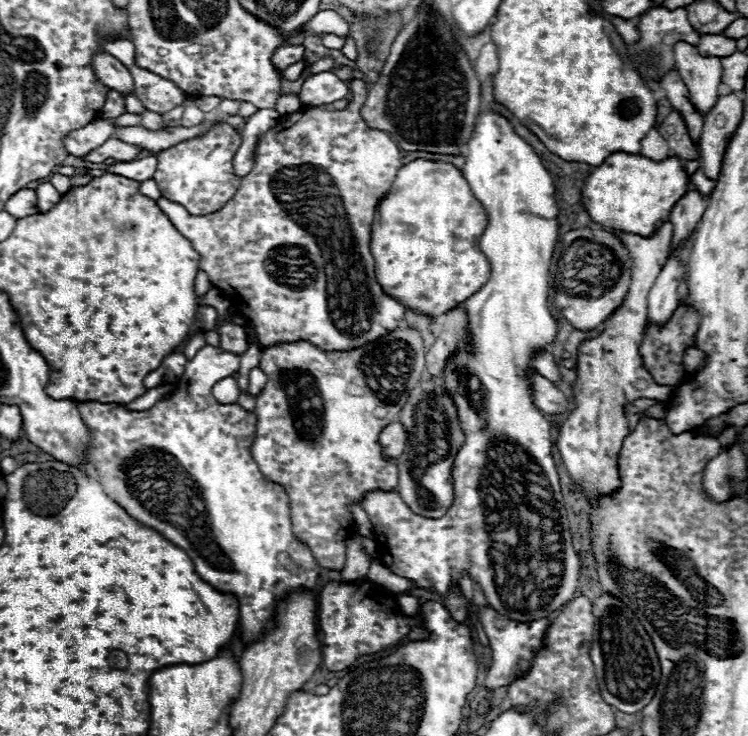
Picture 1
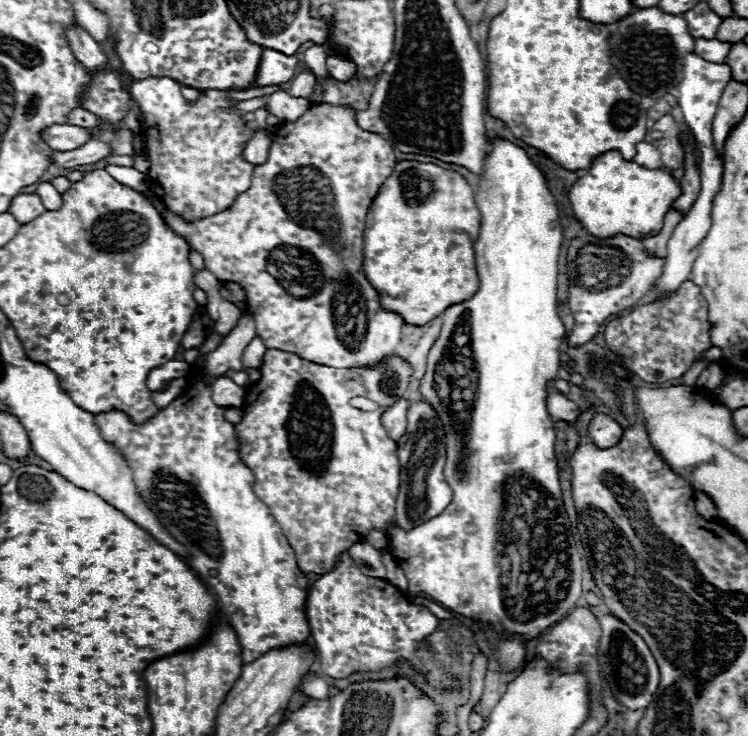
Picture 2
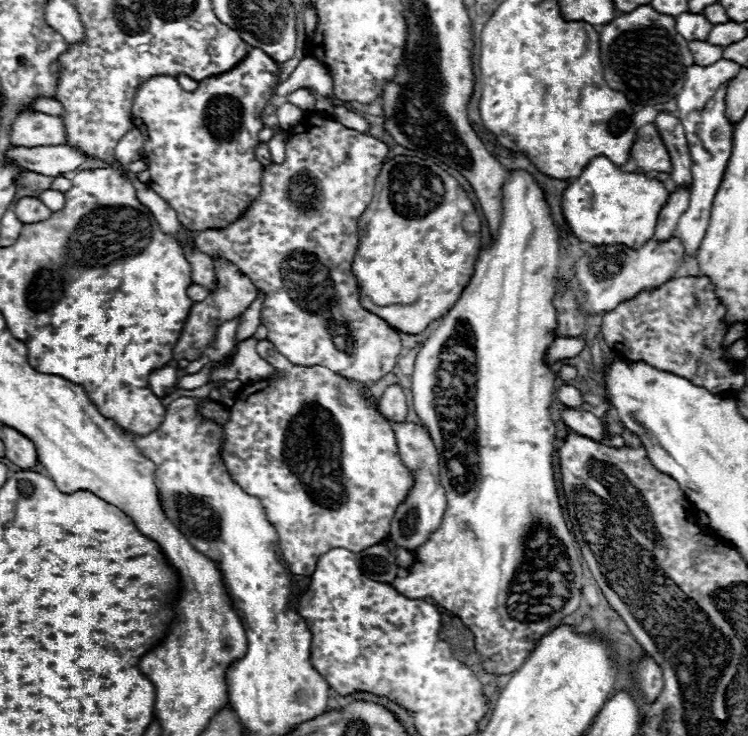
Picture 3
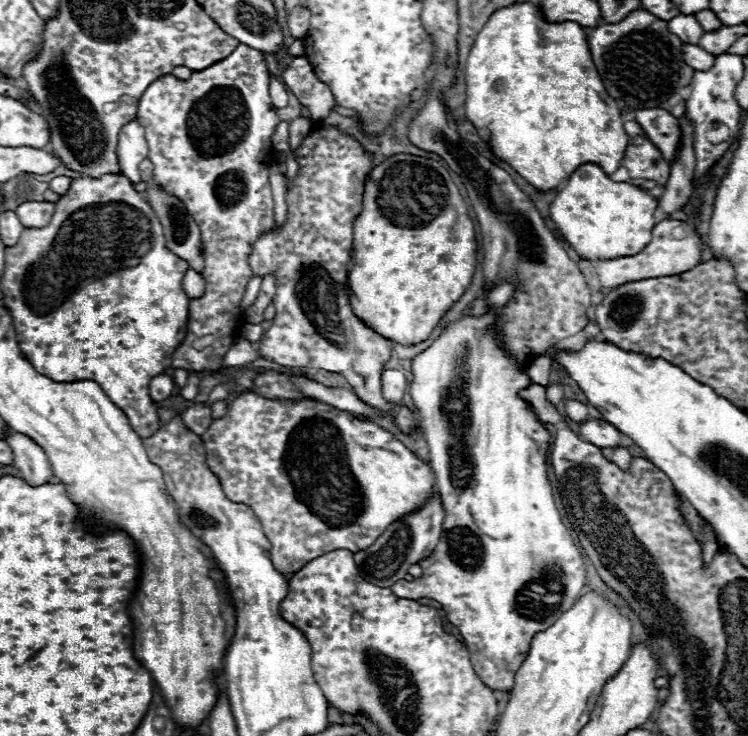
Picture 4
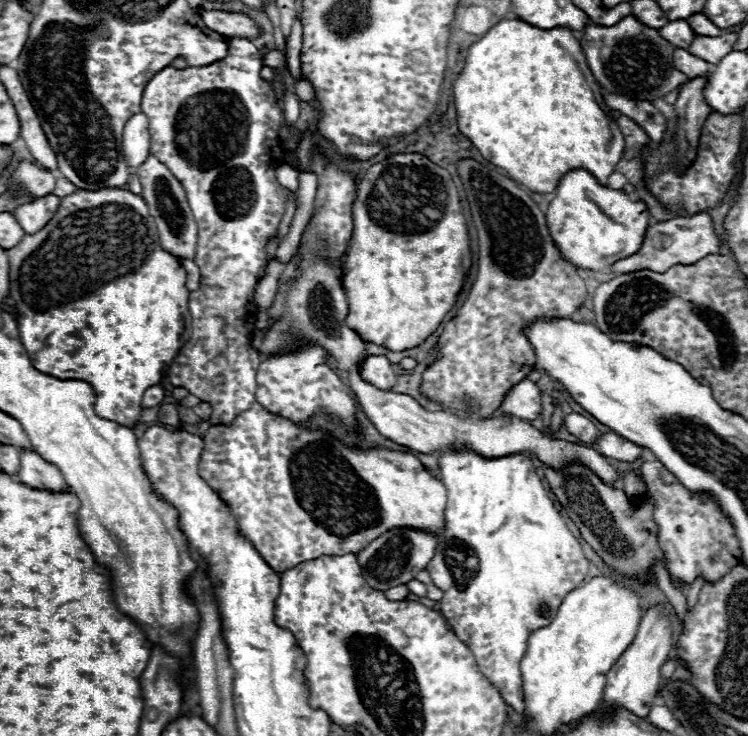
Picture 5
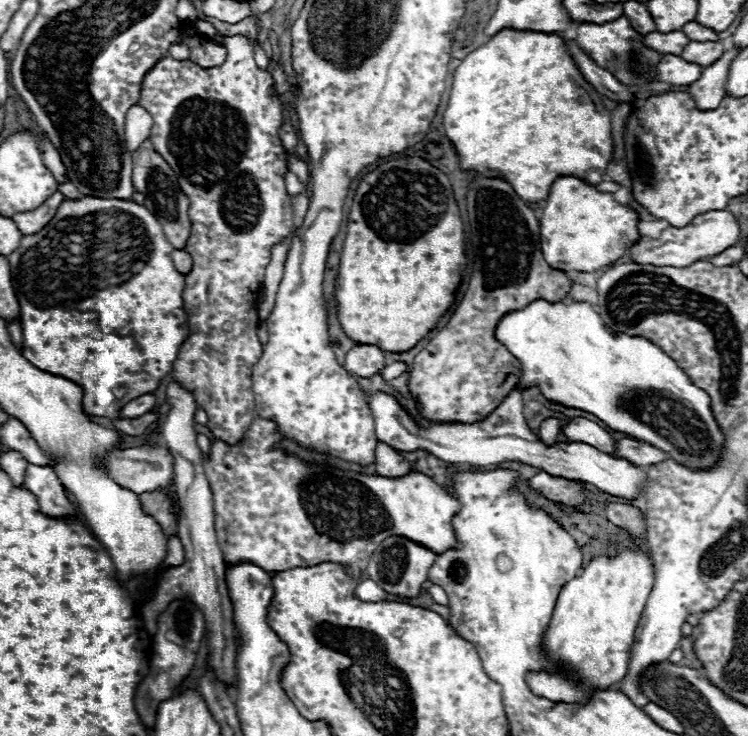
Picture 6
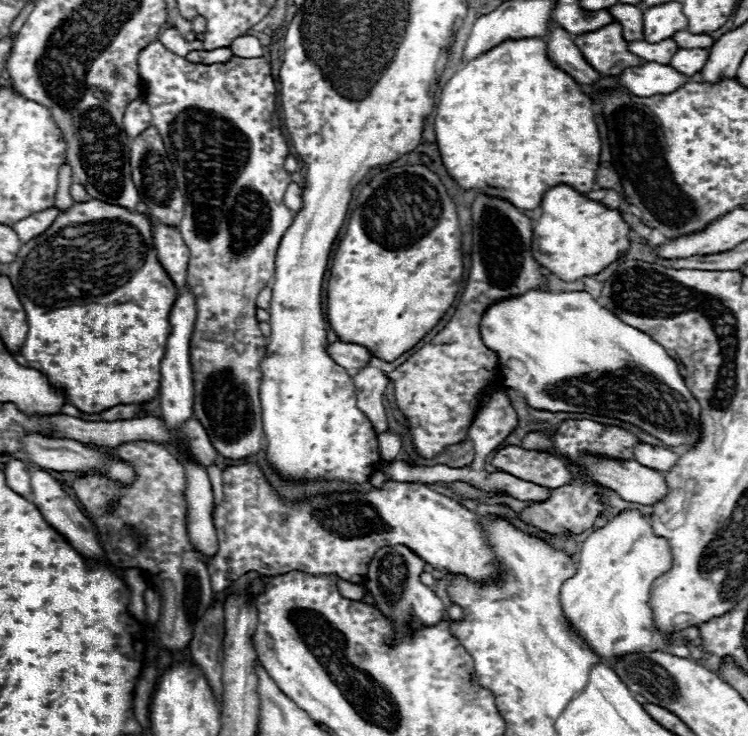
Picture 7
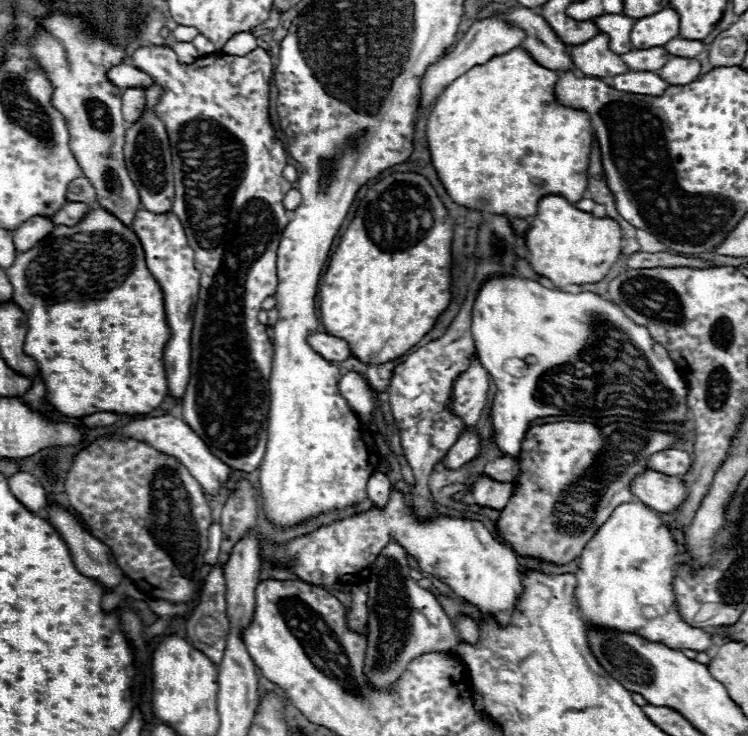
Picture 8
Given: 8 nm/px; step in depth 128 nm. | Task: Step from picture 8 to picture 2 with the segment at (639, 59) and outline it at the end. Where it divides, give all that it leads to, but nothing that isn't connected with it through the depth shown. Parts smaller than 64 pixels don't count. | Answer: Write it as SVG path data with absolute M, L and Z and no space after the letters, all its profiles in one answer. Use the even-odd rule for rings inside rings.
M700 2L692 10L684 12L684 20L688 22L688 30L692 30L692 38L714 38L722 22L722 18L716 16L706 2Z

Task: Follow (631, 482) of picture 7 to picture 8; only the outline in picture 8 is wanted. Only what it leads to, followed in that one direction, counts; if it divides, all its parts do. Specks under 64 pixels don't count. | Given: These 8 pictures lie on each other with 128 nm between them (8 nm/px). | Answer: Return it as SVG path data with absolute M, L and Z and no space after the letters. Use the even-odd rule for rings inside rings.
M648 470L634 480L632 492L642 504L664 514L676 512L688 500L688 486L682 478L654 470Z

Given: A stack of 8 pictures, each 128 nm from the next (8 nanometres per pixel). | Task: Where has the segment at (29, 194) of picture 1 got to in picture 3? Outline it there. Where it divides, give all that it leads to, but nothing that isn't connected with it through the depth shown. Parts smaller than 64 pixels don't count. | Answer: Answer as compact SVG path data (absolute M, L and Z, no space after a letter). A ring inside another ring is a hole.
M22 198L22 200L18 200L18 204L14 206L14 212L20 218L20 222L24 222L24 224L42 222L44 218L50 218L50 214L52 214L52 210L46 208L38 198Z

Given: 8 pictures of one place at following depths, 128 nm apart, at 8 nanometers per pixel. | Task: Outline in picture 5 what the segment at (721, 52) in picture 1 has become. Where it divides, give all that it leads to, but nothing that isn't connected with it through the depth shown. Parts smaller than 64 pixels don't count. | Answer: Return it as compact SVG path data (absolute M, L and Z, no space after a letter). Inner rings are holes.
M674 50L672 54L672 62L676 66L676 70L680 70L686 78L698 78L710 72L710 64L692 56L688 50Z

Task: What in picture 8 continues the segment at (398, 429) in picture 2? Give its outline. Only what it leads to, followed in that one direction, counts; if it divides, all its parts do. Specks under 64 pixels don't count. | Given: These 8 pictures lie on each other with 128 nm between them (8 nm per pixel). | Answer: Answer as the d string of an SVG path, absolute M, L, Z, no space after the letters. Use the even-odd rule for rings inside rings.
M326 332L310 334L306 340L308 340L310 348L326 360L346 360L346 358L352 356L352 352L350 352L350 348L344 340L340 340L336 336L330 336Z

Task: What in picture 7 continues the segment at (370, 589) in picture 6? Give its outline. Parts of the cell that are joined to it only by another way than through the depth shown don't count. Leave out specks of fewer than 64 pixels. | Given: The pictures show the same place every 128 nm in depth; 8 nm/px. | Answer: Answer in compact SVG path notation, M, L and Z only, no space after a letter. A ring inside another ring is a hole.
M338 578L336 586L338 586L340 594L342 594L344 598L348 598L348 600L360 600L360 598L366 594L366 588L362 588L360 584L346 582L346 580L342 580L342 578Z

